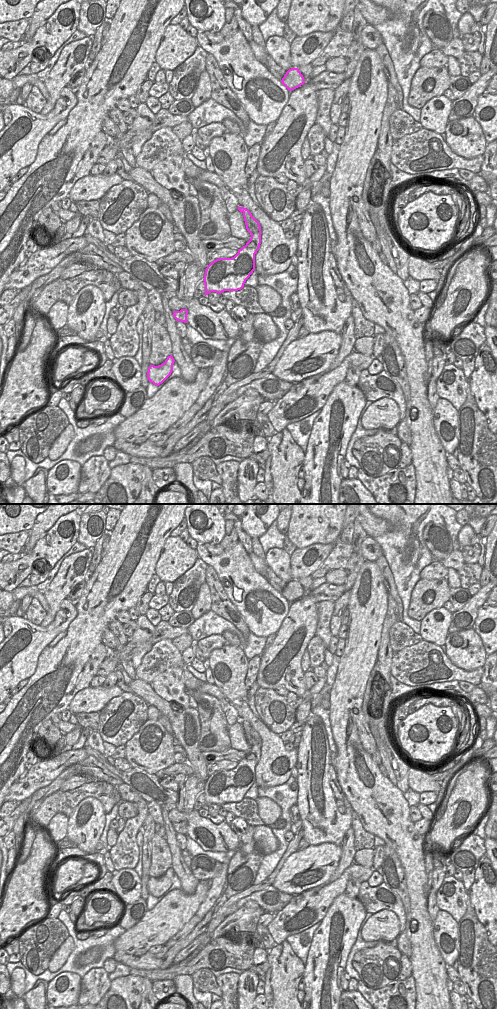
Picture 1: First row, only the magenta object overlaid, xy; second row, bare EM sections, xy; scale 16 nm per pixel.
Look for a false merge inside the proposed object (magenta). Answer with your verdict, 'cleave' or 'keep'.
keep

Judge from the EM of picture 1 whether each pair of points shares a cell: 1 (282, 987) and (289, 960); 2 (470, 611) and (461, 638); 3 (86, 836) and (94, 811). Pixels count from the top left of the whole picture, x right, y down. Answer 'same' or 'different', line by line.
1: same
2: different
3: same

